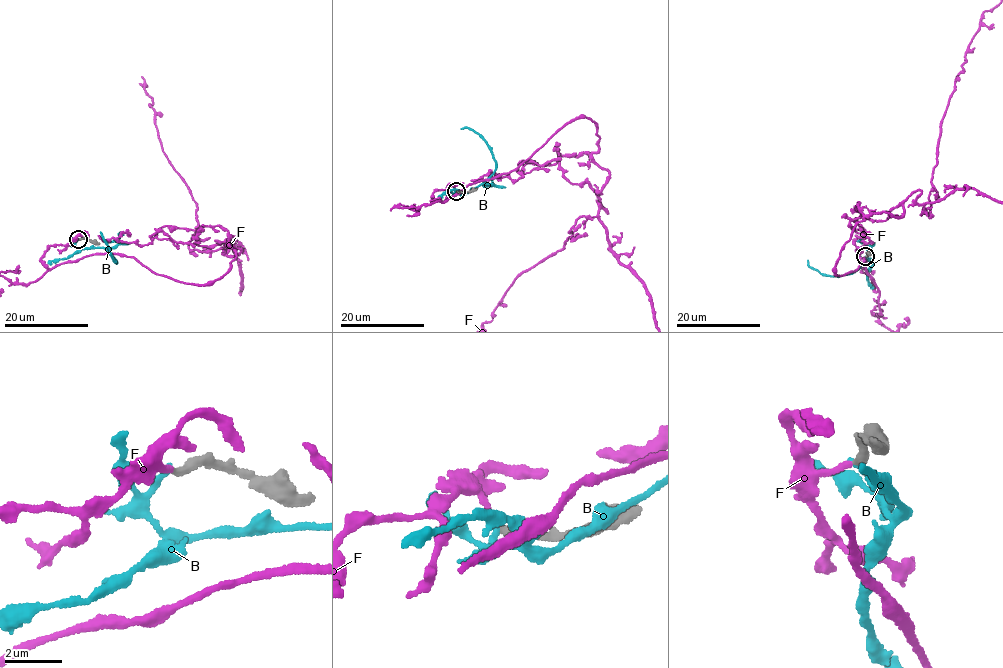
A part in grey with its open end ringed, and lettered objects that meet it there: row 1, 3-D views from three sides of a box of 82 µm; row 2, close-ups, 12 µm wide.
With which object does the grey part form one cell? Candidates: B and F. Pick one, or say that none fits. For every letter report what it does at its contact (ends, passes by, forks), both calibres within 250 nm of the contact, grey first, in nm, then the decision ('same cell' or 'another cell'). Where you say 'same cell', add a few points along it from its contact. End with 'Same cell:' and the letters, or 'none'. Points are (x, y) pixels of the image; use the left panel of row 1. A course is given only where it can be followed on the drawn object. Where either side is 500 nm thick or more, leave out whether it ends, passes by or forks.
B: it ends; calibres 300 and 220 nm; another cell
F: it ends; calibres 300 and 200 nm; same cell
Same cell: F

